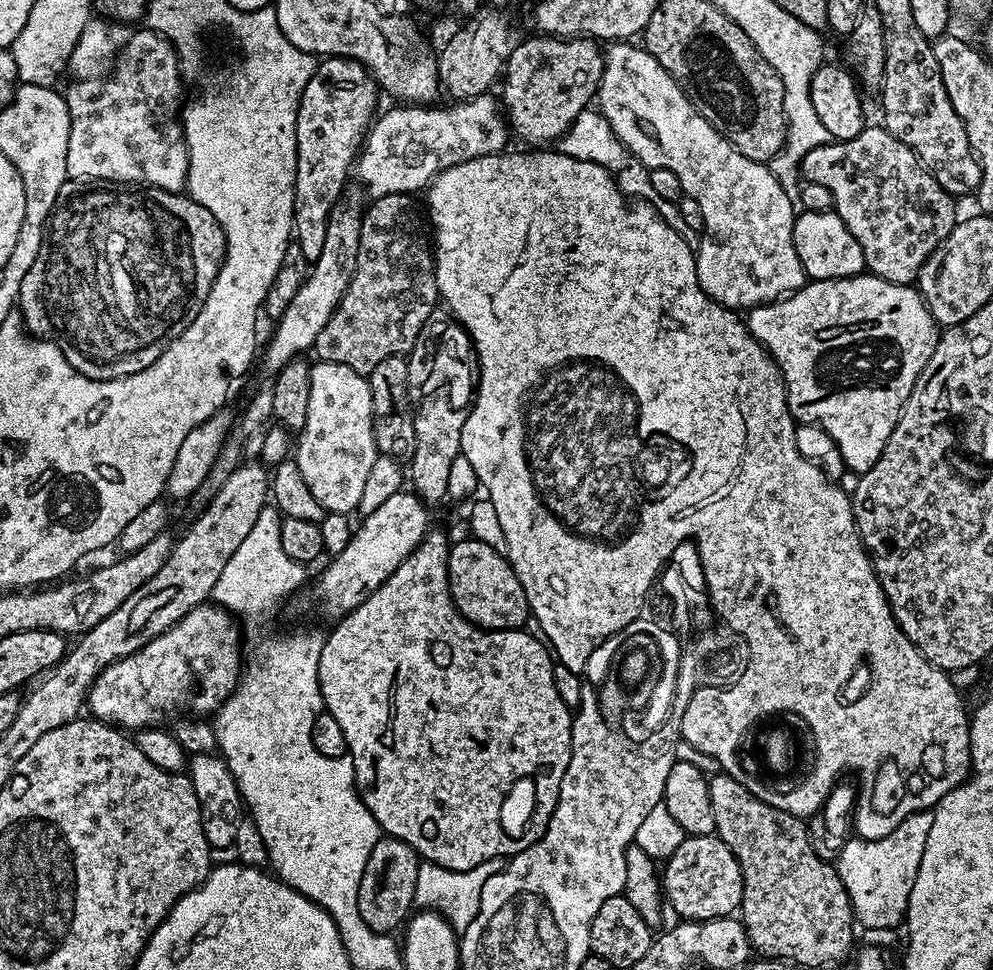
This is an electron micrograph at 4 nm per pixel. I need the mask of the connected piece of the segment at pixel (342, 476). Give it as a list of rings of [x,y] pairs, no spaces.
[[[322,360],[313,363],[310,370],[306,426],[303,432],[299,433],[298,443],[294,448],[294,459],[306,480],[306,485],[314,494],[315,501],[324,508],[325,513],[352,514],[359,509],[362,489],[366,486],[366,477],[374,467],[377,455],[376,439],[372,433],[372,395],[367,376],[358,374],[350,370],[350,366],[342,366],[338,362]]]

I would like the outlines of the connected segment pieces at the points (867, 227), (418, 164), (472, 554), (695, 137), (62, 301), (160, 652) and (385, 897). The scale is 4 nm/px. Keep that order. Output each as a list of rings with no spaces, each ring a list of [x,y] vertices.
[[[865,126],[858,138],[838,140],[810,150],[810,154],[806,154],[800,164],[800,170],[807,183],[809,180],[832,195],[836,203],[833,204],[834,211],[840,215],[842,222],[846,222],[846,230],[854,234],[858,246],[862,246],[865,269],[886,282],[911,285],[919,277],[924,263],[958,223],[957,201],[954,197],[932,177],[916,152],[894,138],[894,134],[890,134],[883,126]]]
[[[484,93],[482,95],[475,96],[474,99],[467,101],[459,101],[452,108],[436,108],[437,106],[419,106],[419,105],[409,105],[400,104],[396,107],[383,112],[373,121],[373,124],[369,127],[367,131],[365,142],[361,147],[361,153],[357,157],[356,163],[356,175],[358,174],[363,186],[366,188],[367,192],[370,194],[371,199],[376,199],[378,197],[386,197],[394,193],[402,193],[404,195],[414,194],[415,191],[420,189],[425,189],[428,184],[431,183],[433,177],[440,173],[444,169],[449,169],[450,166],[460,165],[462,162],[472,161],[474,158],[484,157],[484,156],[494,156],[499,155],[507,147],[507,140],[510,140],[510,132],[508,129],[507,121],[505,120],[501,105],[499,101],[496,101],[491,97],[491,93]]]
[[[465,538],[449,547],[448,589],[457,612],[478,628],[520,630],[530,619],[526,590],[522,590],[522,582],[518,582],[507,555],[490,550],[486,542]]]
[[[612,42],[607,45],[604,52],[604,73],[600,79],[600,90],[598,93],[598,110],[606,118],[606,122],[610,122],[610,126],[614,130],[614,134],[618,139],[639,160],[644,163],[650,170],[656,168],[665,168],[670,175],[676,176],[676,180],[680,183],[680,192],[685,196],[694,198],[694,202],[698,202],[698,206],[702,206],[702,214],[704,215],[704,231],[700,238],[700,246],[695,249],[696,257],[696,277],[702,286],[702,290],[707,296],[718,301],[724,308],[733,310],[751,310],[760,304],[775,304],[777,300],[782,300],[786,296],[792,295],[800,288],[804,287],[806,277],[804,267],[798,258],[798,254],[794,250],[794,242],[792,241],[792,222],[793,217],[788,216],[788,211],[792,208],[793,197],[778,182],[778,178],[772,172],[768,164],[759,164],[750,158],[746,158],[746,154],[739,152],[726,137],[720,132],[719,128],[712,125],[701,112],[693,104],[691,96],[685,89],[681,88],[680,83],[663,66],[660,65],[655,58],[649,54],[643,46],[637,46],[632,42]]]
[[[82,180],[64,181],[62,190],[58,190],[58,198],[54,202],[54,210],[48,215],[44,230],[44,240],[48,243],[48,332],[53,344],[57,344],[62,354],[86,378],[95,380],[113,380],[119,376],[138,374],[138,370],[146,370],[168,349],[168,343],[177,340],[194,322],[194,318],[202,310],[206,298],[212,289],[212,283],[220,273],[224,262],[226,238],[219,222],[206,210],[206,206],[198,206],[187,195],[167,192],[161,188],[147,186],[121,186],[116,182],[85,182]]]
[[[212,602],[199,604],[170,630],[102,670],[88,691],[87,711],[121,730],[163,725],[167,712],[189,712],[187,715],[192,718],[211,717],[236,691],[242,675],[240,632],[235,623],[227,608]]]
[[[385,835],[374,846],[358,886],[358,914],[362,914],[362,922],[366,922],[372,932],[395,933],[395,928],[399,929],[409,919],[416,903],[421,863],[421,856],[409,844],[390,835]]]

